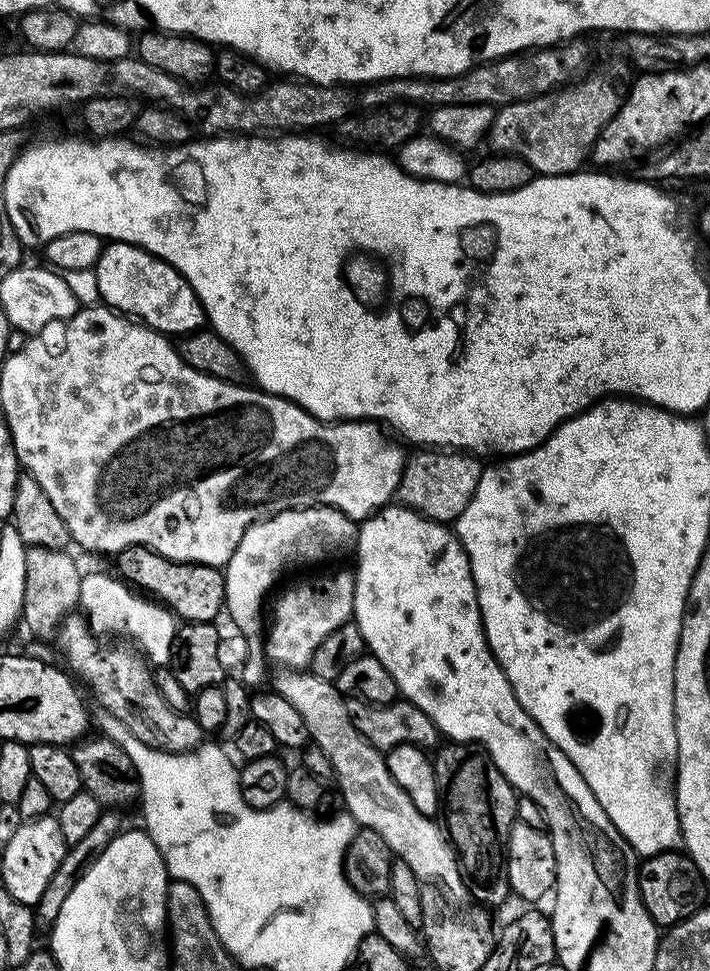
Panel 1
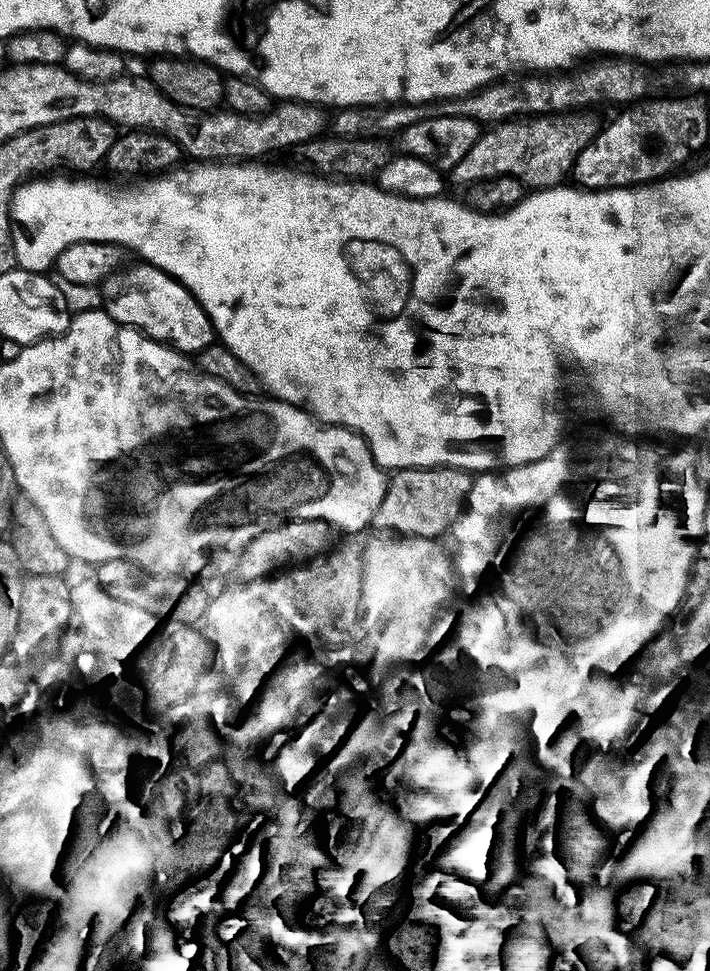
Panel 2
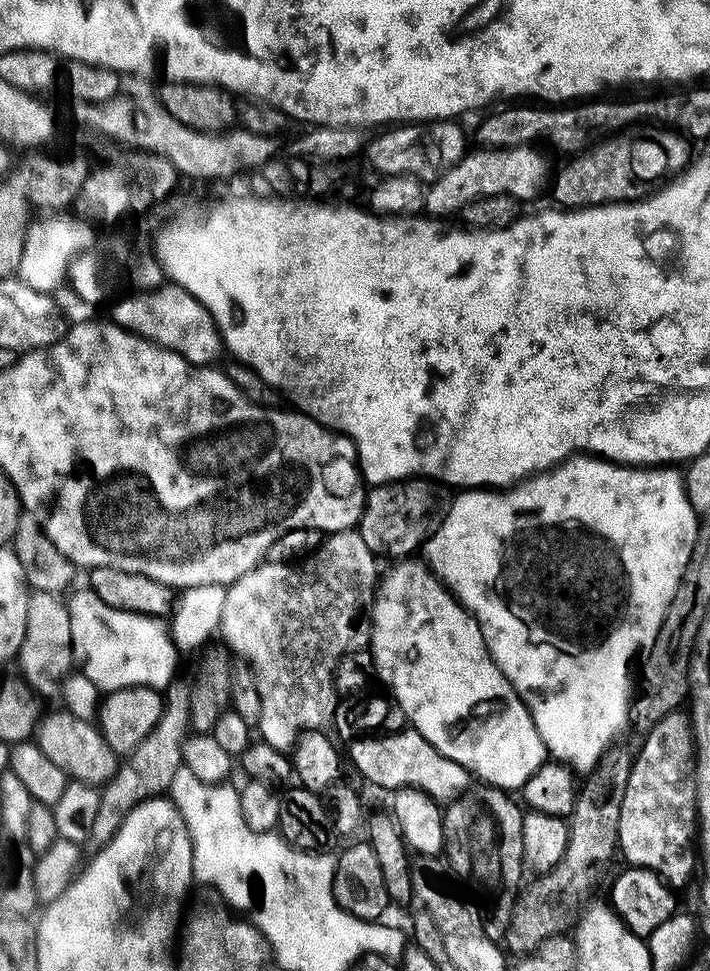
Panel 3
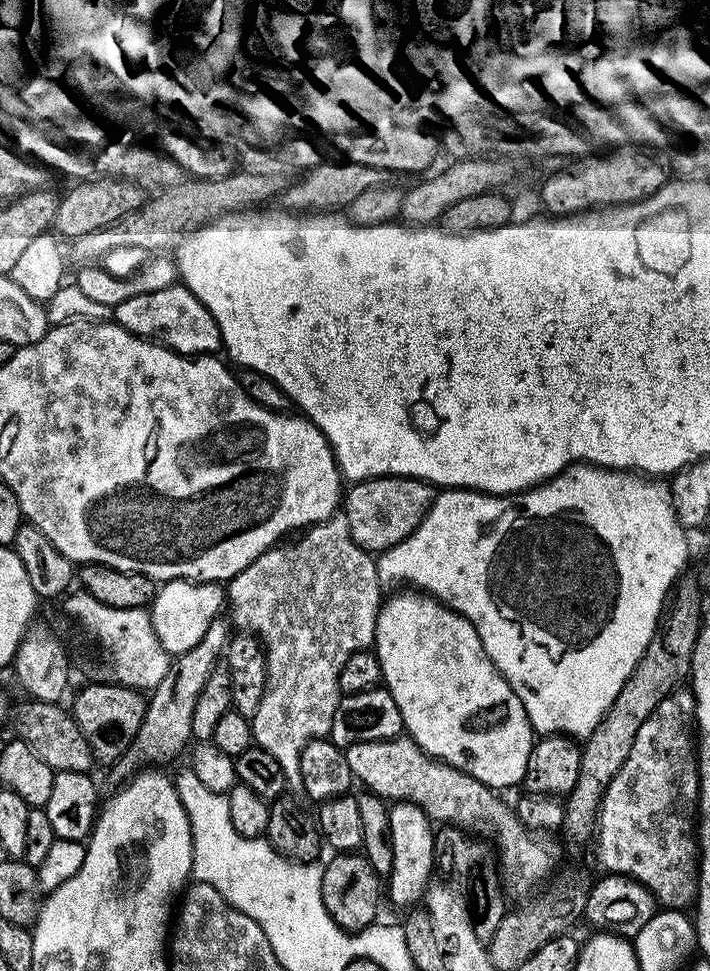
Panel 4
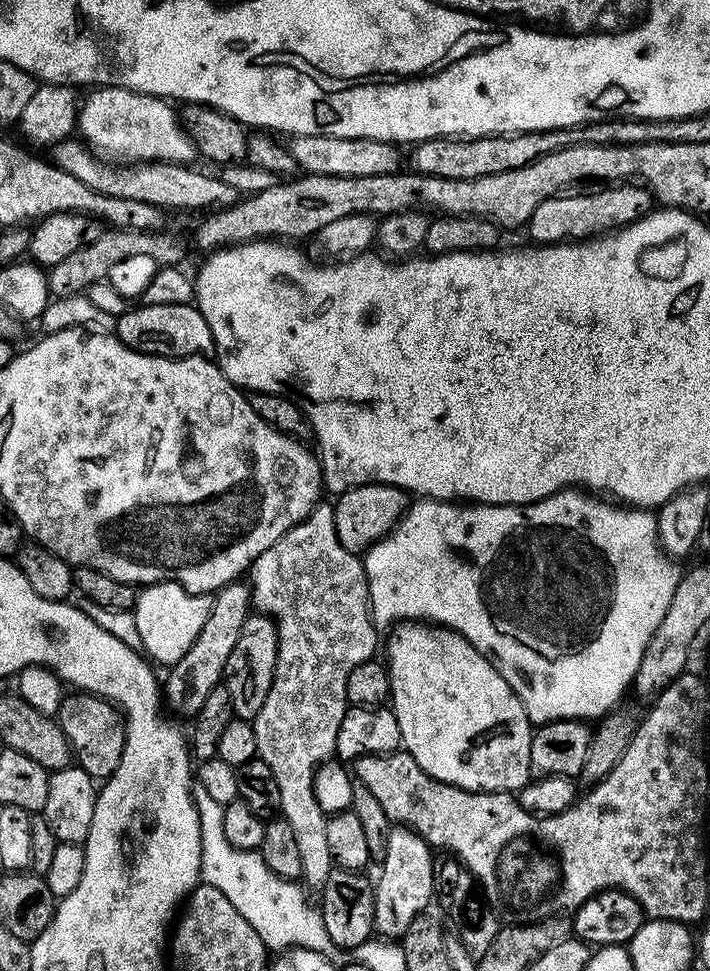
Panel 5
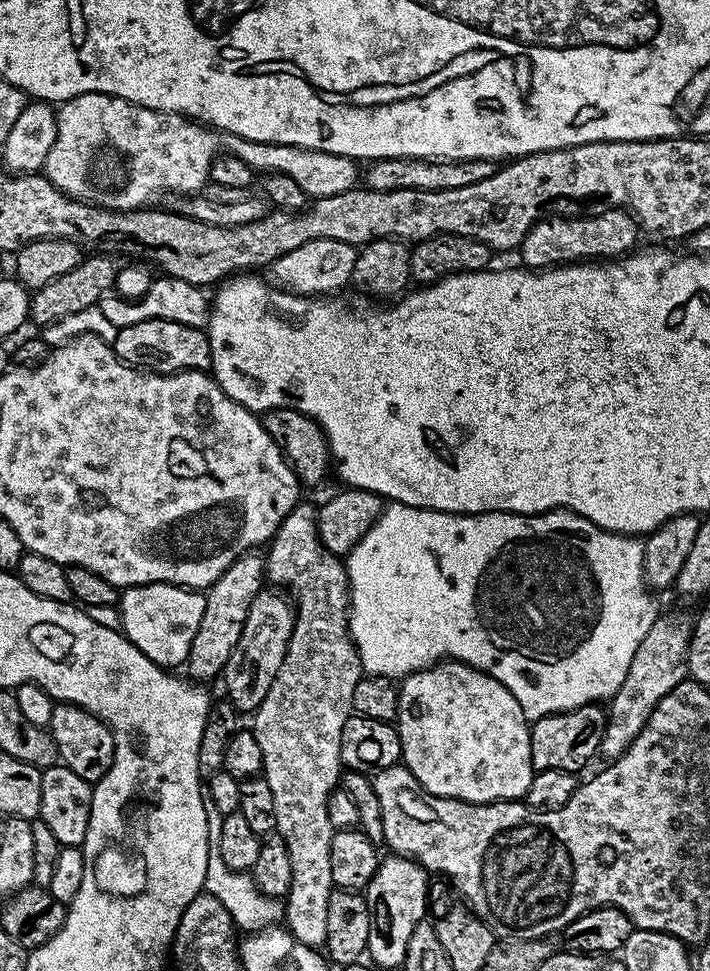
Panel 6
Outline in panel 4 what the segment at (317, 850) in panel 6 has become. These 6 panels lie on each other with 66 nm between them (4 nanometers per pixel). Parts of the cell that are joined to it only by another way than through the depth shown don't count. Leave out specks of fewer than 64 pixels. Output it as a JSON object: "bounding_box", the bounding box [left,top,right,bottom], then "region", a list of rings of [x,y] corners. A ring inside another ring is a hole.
{"bounding_box":[226,514,382,790],"region":[[[334,514],[329,520],[322,520],[319,524],[311,525],[301,536],[304,537],[301,540],[294,541],[293,544],[281,543],[279,546],[269,548],[267,552],[263,552],[254,562],[250,562],[250,566],[246,566],[246,570],[239,572],[234,579],[227,581],[226,584],[226,604],[229,609],[232,607],[231,623],[233,625],[236,623],[238,626],[236,627],[237,629],[254,635],[263,645],[265,654],[265,690],[261,696],[257,712],[250,719],[255,747],[261,748],[277,760],[287,787],[289,789],[295,788],[295,790],[301,787],[300,759],[303,756],[304,748],[312,740],[327,737],[331,733],[332,723],[334,722],[334,710],[338,710],[338,702],[342,695],[338,686],[338,678],[342,674],[342,666],[346,666],[346,658],[350,658],[350,654],[371,649],[375,645],[376,619],[380,613],[380,605],[382,603],[382,595],[380,596],[382,576],[378,571],[377,561],[375,564],[372,561],[375,559],[373,559],[369,552],[365,548],[359,548],[352,541],[348,523],[343,514]]]}

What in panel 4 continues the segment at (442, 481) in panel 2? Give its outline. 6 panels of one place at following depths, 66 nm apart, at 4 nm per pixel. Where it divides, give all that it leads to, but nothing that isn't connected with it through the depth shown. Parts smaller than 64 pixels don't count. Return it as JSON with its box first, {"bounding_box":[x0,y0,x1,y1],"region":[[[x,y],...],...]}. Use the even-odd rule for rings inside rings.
{"bounding_box":[342,476,434,554],"region":[[[376,476],[372,480],[361,480],[347,489],[342,500],[342,514],[348,523],[350,538],[359,548],[365,548],[369,554],[383,554],[398,542],[405,540],[422,522],[434,499],[434,488],[423,480],[409,480],[407,476]]]}

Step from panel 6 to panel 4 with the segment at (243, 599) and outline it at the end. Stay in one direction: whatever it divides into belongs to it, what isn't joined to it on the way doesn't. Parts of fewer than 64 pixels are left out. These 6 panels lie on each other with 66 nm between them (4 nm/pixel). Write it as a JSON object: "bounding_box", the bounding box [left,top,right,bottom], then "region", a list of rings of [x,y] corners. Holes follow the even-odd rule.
{"bounding_box":[107,618,230,786],"region":[[[218,618],[207,627],[203,640],[189,651],[175,657],[168,667],[168,672],[162,682],[151,691],[145,705],[142,726],[138,734],[115,762],[107,767],[108,780],[112,786],[123,785],[130,780],[143,766],[150,766],[152,762],[164,762],[181,754],[186,744],[191,741],[194,705],[206,678],[215,669],[216,660],[227,649],[230,639],[229,623]]]}

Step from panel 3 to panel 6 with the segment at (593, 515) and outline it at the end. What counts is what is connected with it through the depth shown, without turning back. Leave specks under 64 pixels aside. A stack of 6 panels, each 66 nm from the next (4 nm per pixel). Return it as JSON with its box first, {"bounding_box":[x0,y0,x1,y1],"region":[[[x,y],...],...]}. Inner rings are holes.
{"bounding_box":[346,503,658,722],"region":[[[393,503],[376,517],[371,530],[348,553],[346,567],[350,589],[348,634],[360,656],[361,669],[367,675],[403,678],[451,658],[502,682],[502,686],[514,694],[522,706],[524,717],[530,722],[555,712],[569,712],[584,704],[604,702],[615,696],[630,669],[638,644],[658,617],[656,604],[652,601],[653,593],[646,587],[644,578],[643,543],[634,536],[607,532],[566,508],[554,508],[539,516],[523,516],[517,512],[439,512],[429,508],[405,508],[402,504]]]}

